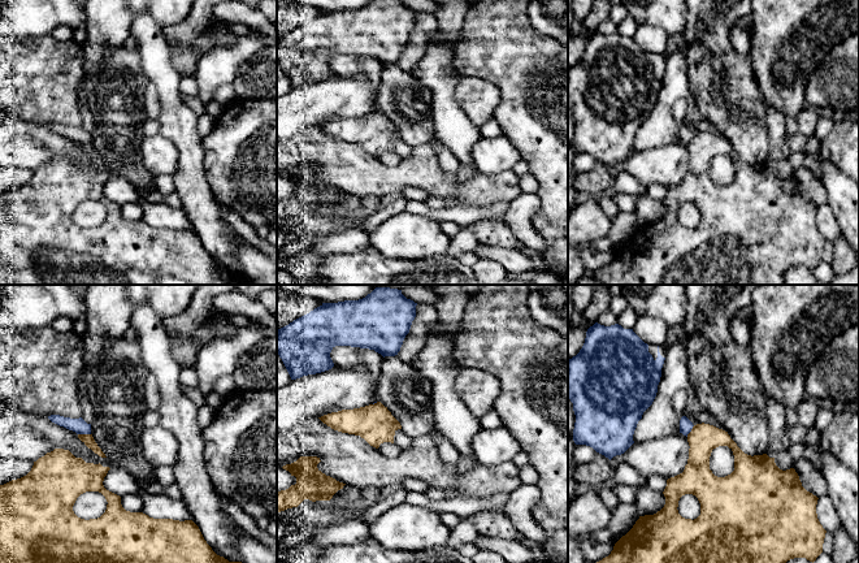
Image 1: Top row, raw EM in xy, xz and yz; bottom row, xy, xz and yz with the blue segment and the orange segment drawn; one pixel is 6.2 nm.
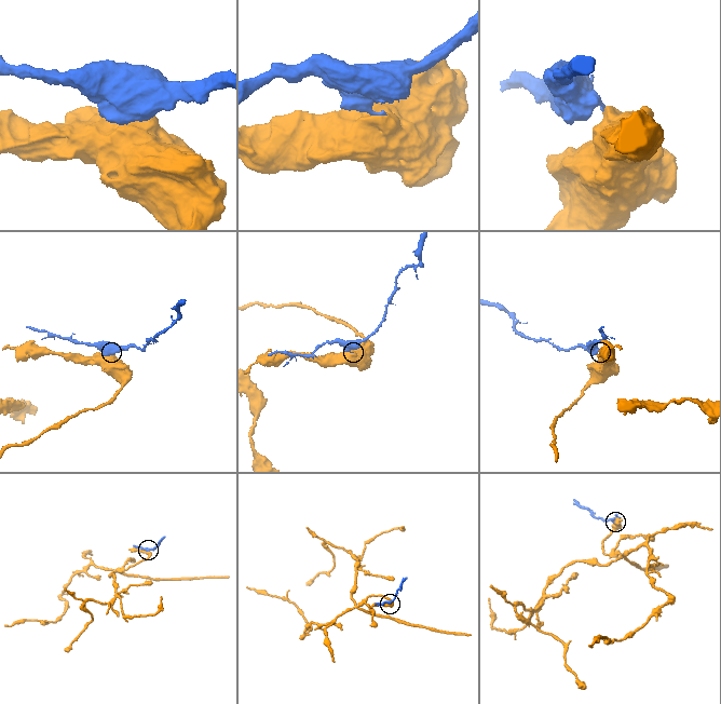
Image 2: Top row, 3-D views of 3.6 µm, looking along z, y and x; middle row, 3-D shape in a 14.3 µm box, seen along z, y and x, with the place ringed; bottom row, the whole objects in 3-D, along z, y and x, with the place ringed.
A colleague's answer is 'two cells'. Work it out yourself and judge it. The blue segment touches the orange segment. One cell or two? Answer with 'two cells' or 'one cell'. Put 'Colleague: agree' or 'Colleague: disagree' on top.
Colleague: agree
two cells

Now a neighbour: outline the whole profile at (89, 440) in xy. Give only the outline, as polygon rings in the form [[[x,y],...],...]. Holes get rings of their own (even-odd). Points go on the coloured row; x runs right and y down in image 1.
[[[78,434],[78,438],[95,454],[97,454],[101,458],[107,458],[105,454],[101,451],[101,449],[95,442],[92,434]]]

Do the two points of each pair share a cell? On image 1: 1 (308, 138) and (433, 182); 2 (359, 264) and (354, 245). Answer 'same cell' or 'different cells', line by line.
1: same cell
2: different cells

